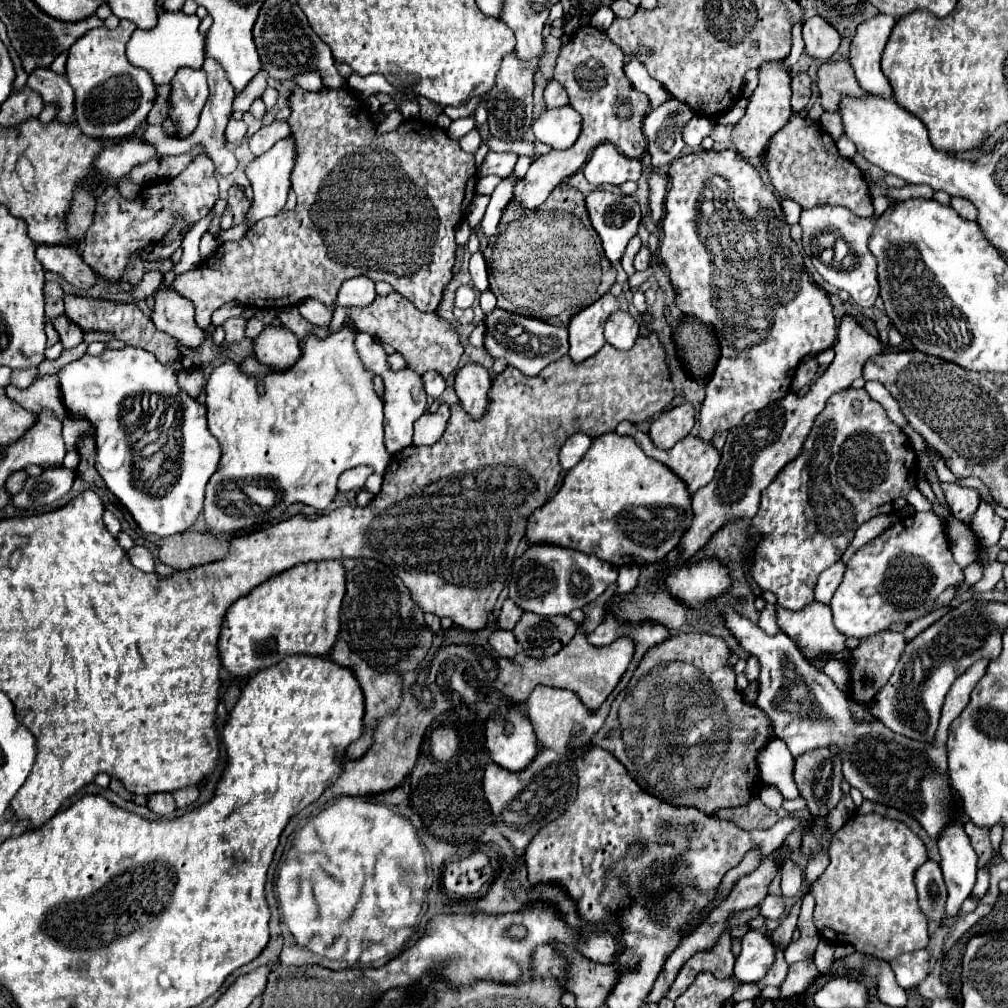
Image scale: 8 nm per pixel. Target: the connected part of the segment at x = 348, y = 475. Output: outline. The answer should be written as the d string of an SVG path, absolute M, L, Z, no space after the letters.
M354 467L352 471L346 471L340 479L338 479L338 489L342 493L350 493L350 491L360 491L364 489L364 483L368 479L368 475L372 475L374 469L372 467Z

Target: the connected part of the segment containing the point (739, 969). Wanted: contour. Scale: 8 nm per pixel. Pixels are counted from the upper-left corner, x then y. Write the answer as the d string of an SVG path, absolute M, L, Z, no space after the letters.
M752 929L742 939L742 953L740 957L736 957L734 975L744 983L756 983L768 973L774 957L776 947L772 945L772 941L764 933Z

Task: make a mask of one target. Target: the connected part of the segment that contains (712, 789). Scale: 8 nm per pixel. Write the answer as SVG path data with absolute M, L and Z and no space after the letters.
M678 633L670 639L666 639L664 643L648 649L648 653L642 657L636 673L632 675L632 681L614 699L612 709L610 709L610 713L606 717L606 723L602 725L600 733L592 735L592 745L600 745L600 747L608 749L626 767L626 771L632 775L632 779L636 779L636 783L640 783L640 787L646 793L650 793L650 795L654 795L662 801L668 801L668 803L674 803L674 805L692 805L692 807L698 807L698 809L702 809L704 813L710 813L710 815L724 809L724 807L746 805L754 797L754 785L758 781L756 755L766 743L770 743L774 739L774 733L772 733L772 725L770 725L768 715L764 711L760 711L758 707L744 703L744 699L740 697L740 691L736 689L736 675L734 675L732 667L724 665L728 655L730 655L728 647L720 637L702 635L702 633Z

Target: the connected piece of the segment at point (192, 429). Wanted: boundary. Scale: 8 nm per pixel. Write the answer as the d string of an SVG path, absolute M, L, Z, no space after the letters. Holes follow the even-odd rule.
M106 349L102 355L84 355L64 365L60 369L60 393L70 411L82 413L92 423L96 435L96 469L106 487L130 511L138 527L158 537L170 537L190 529L202 513L206 483L218 469L222 449L208 431L206 407L180 389L176 369L158 363L156 357L144 349ZM136 393L162 393L162 397L176 397L182 401L182 457L178 453L176 463L168 469L160 467L160 471L148 473L142 471L142 467L134 467L132 473L132 445L128 445L128 435L120 425L120 405L126 397L134 397Z

